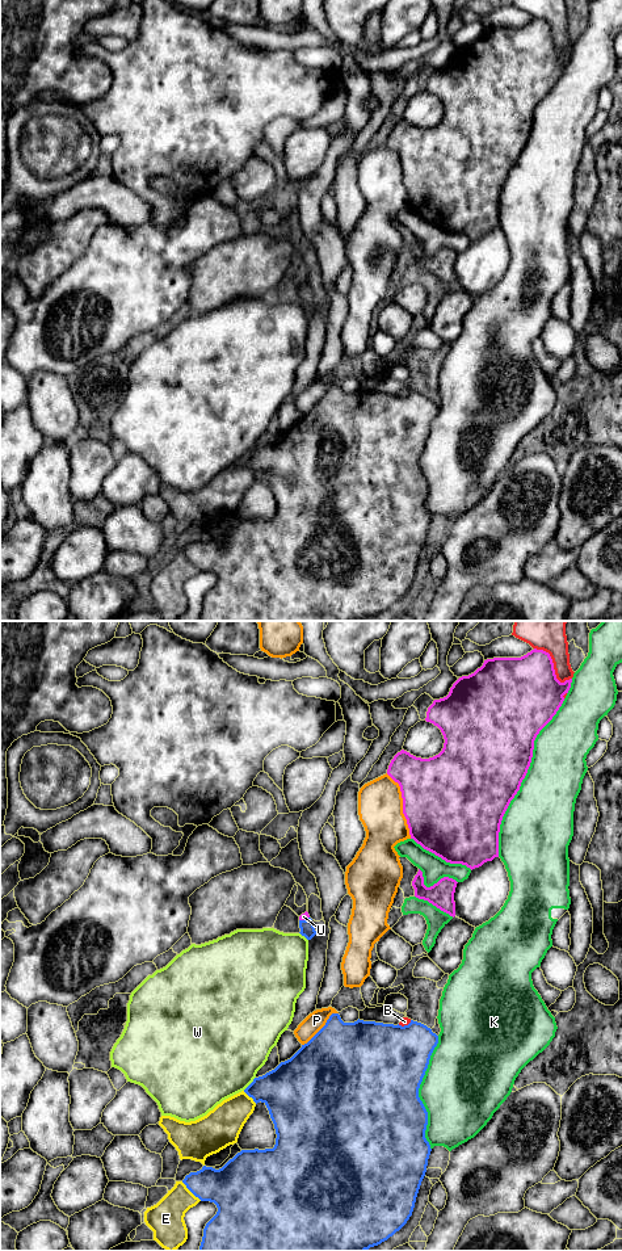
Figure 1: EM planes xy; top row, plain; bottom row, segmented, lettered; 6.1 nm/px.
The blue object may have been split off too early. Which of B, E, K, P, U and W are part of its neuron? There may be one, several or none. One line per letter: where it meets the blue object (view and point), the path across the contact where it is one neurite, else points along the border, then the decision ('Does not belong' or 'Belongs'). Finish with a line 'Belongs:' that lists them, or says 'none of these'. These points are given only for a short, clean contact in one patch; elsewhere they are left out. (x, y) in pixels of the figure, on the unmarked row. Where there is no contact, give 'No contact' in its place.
B: Touches blue at xy (404, 395). Does not belong
E: Touches blue at xy (192, 562). Does not belong
K: Touches blue at xy (417, 462). Does not belong
P: Touches blue at xy (322, 398). Does not belong
U: Touches blue at xy (303, 290). Path across: xy (307, 299), (303, 290), (303, 286). Belongs
W: Touches blue at xy (251, 453). Does not belong
Belongs: U

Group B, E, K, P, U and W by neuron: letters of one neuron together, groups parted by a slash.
B / E / K / P / U / W

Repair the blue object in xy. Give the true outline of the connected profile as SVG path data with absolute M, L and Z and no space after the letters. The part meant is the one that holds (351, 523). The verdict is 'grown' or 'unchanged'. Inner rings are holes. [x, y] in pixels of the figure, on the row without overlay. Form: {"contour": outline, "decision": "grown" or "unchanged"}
{"contour": "M332 383L325 395L290 429L255 448L244 462L256 474L261 471L266 475L277 504L276 515L265 520L241 520L219 540L203 536L199 541L185 546L182 553L196 567L214 572L218 578L217 584L203 599L198 621L366 621L399 601L412 585L432 521L425 508L428 482L419 467L419 458L437 413L438 406L426 395L413 390L404 396L360 389L354 392L344 392L339 383Z", "decision": "unchanged"}

